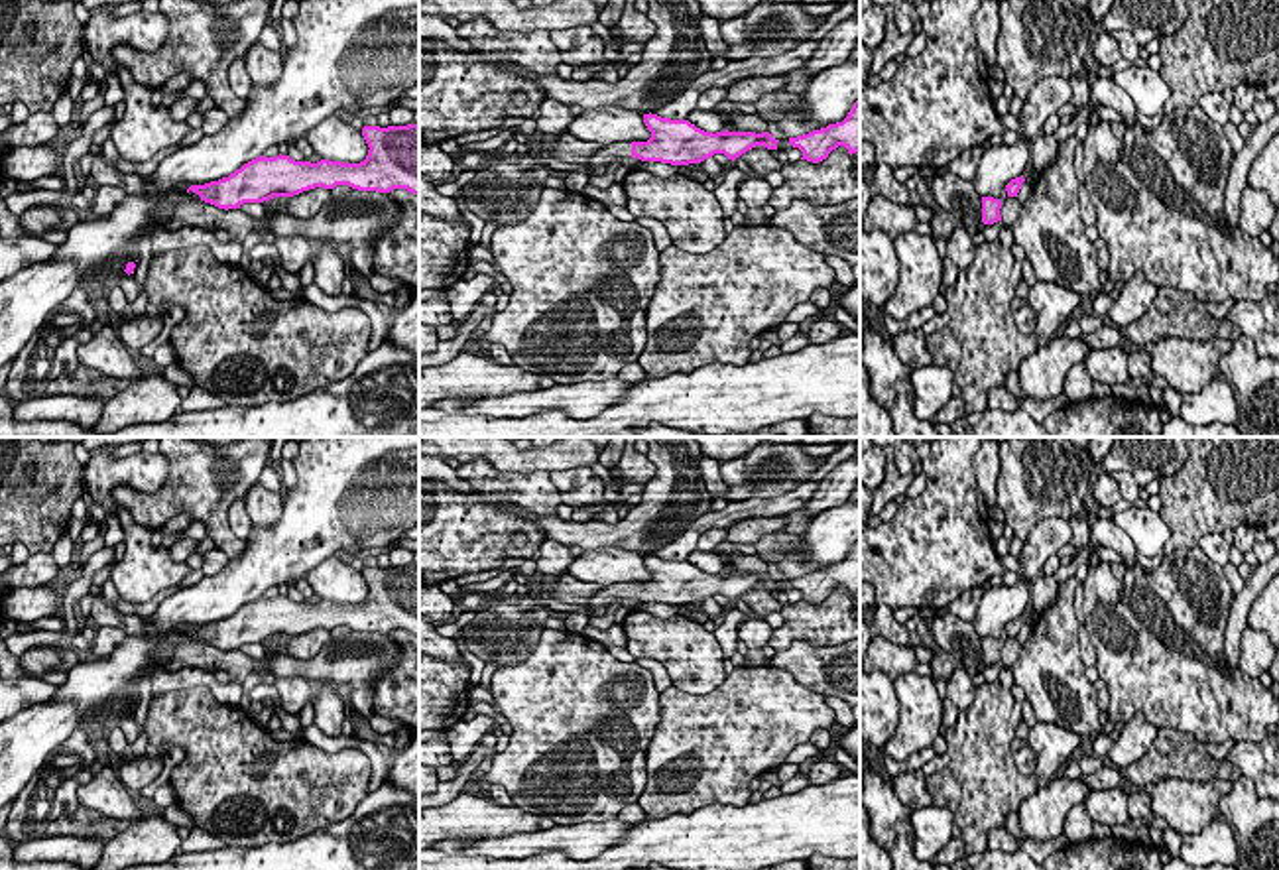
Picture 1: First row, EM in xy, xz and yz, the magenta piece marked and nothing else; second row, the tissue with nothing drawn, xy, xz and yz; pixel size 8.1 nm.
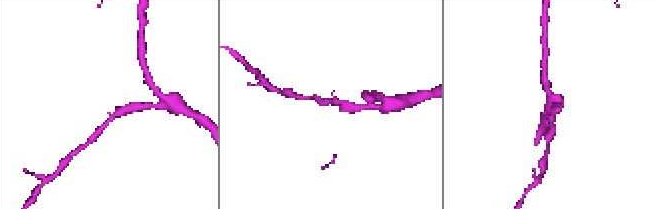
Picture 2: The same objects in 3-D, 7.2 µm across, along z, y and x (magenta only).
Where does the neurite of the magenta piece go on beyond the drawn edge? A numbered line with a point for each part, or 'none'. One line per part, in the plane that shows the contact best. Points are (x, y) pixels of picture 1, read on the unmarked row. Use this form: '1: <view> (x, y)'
1: xz (609, 595)

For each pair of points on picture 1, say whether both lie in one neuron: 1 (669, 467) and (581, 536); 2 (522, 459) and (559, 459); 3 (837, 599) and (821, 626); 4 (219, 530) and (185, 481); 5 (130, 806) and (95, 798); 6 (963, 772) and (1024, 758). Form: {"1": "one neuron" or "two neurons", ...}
{"1": "one neuron", "2": "one neuron", "3": "one neuron", "4": "one neuron", "5": "one neuron", "6": "two neurons"}

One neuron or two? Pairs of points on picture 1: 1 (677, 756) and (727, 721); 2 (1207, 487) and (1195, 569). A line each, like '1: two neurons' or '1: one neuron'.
1: one neuron
2: two neurons

